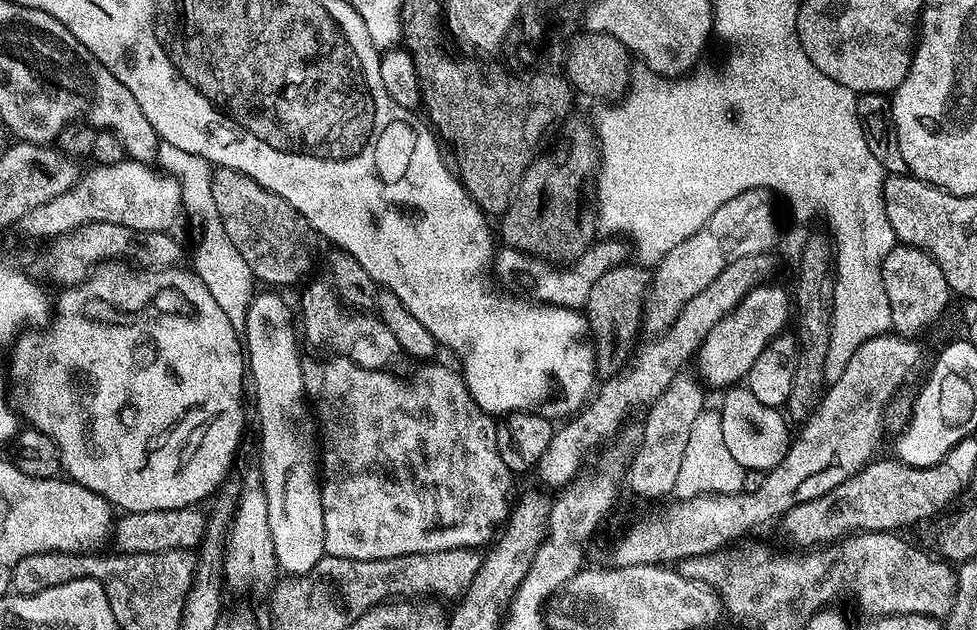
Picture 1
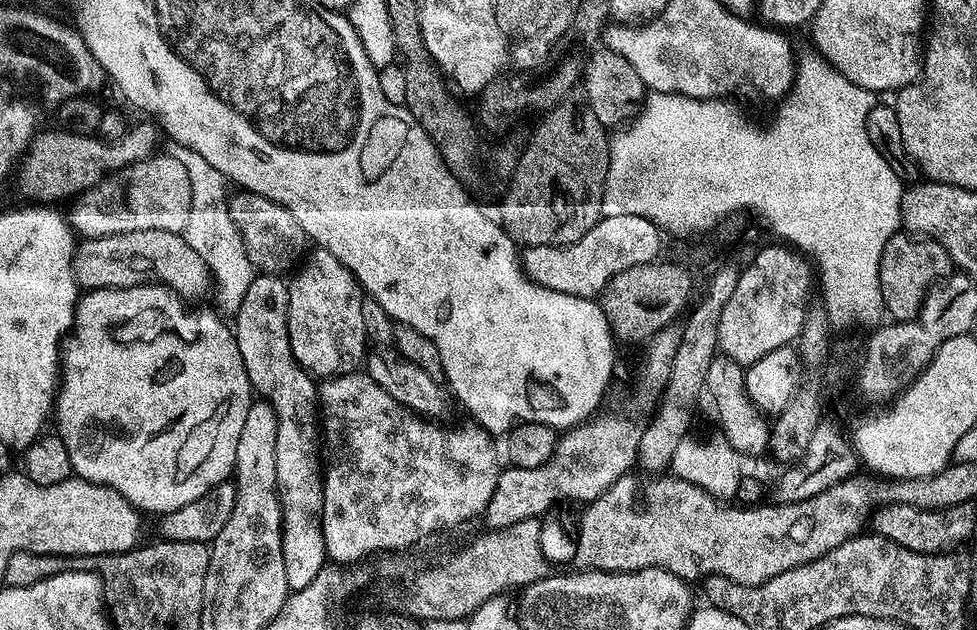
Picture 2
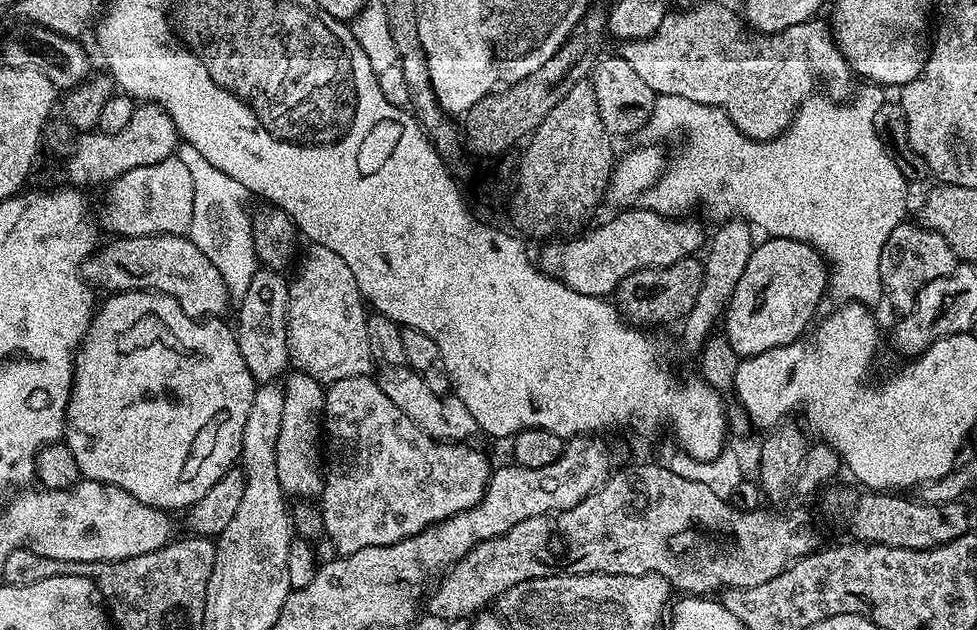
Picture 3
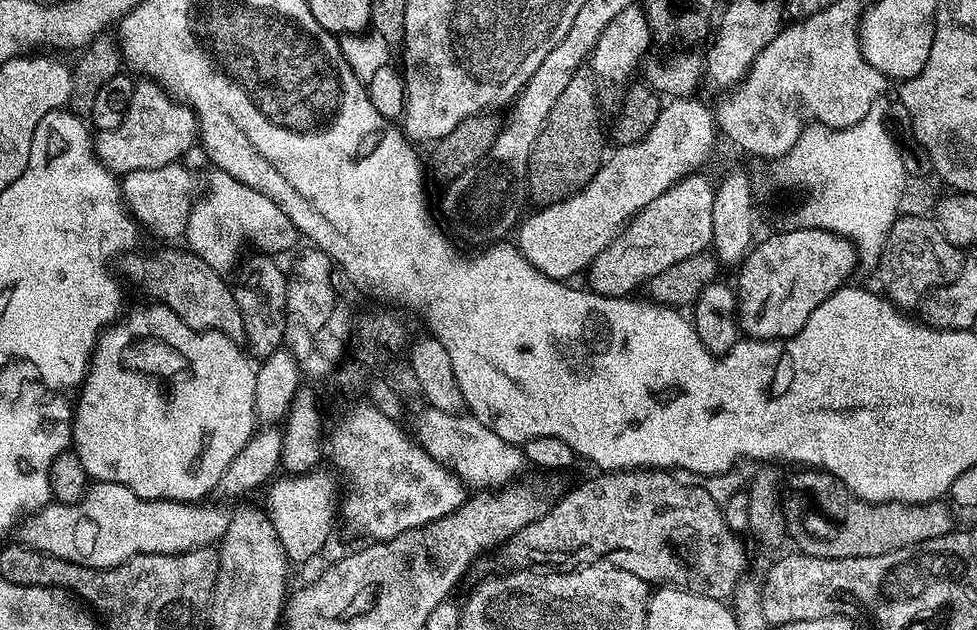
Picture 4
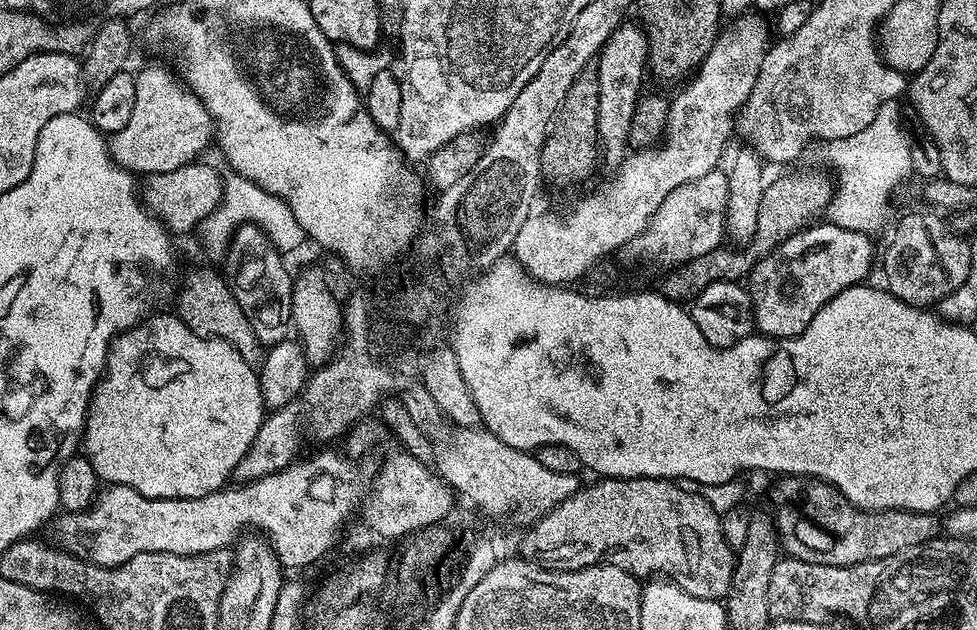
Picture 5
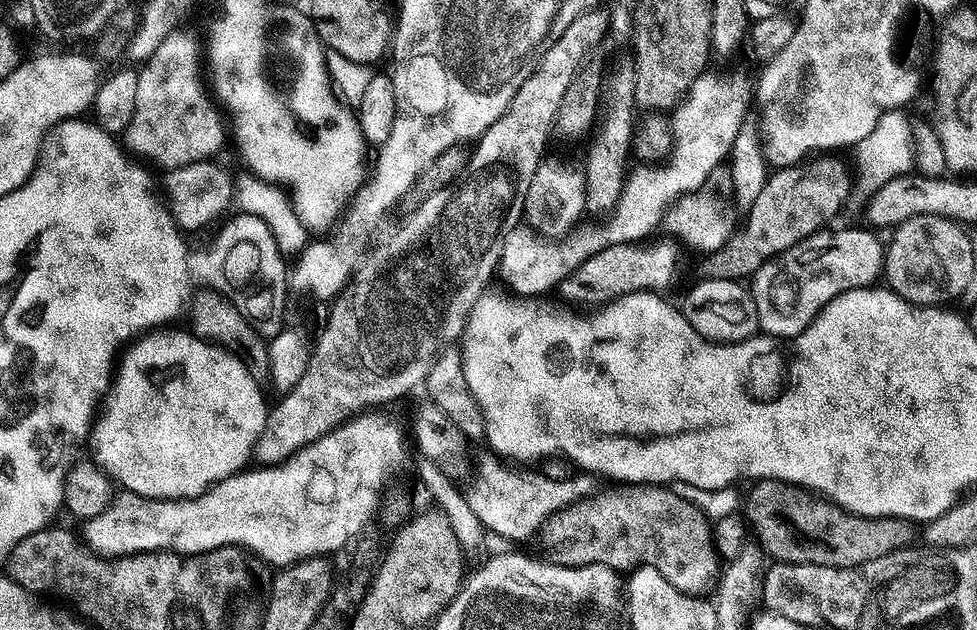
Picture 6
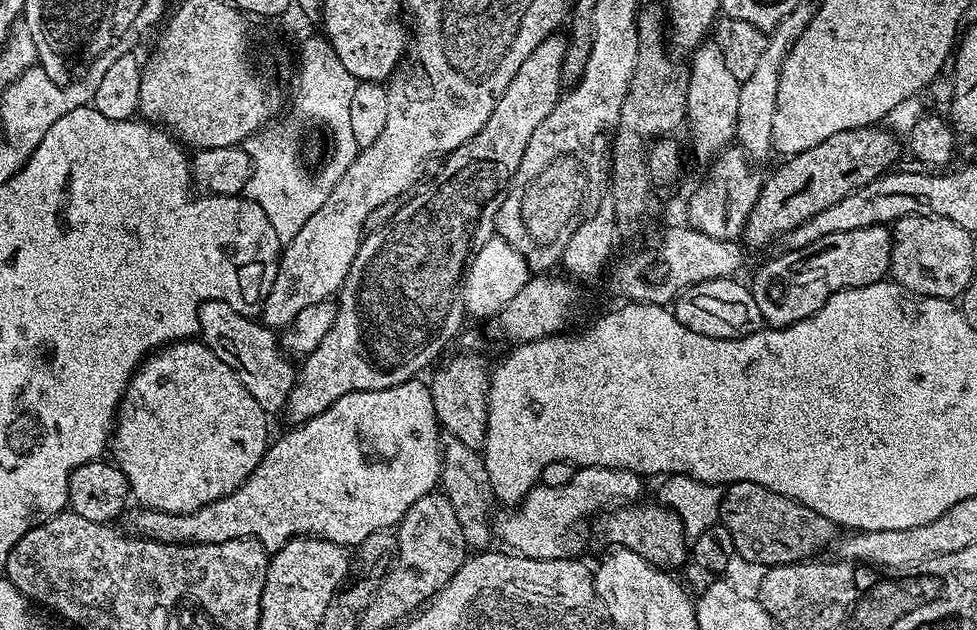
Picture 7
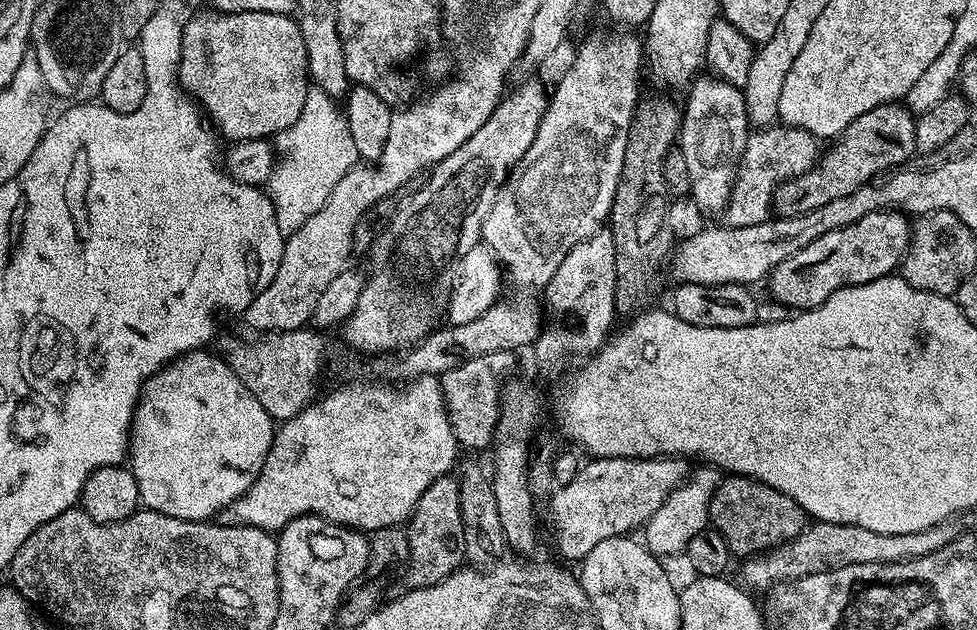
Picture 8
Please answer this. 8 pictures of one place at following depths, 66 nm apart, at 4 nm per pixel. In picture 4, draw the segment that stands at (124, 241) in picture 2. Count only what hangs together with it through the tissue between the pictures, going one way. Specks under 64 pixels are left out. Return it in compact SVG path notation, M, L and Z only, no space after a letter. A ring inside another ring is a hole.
M160 246L157 252L140 252L141 250L129 250L119 257L118 264L124 271L124 276L132 284L140 284L140 288L144 292L149 292L153 301L165 304L170 310L174 310L174 314L178 314L178 318L182 318L182 322L186 322L186 326L190 326L195 332L221 332L226 334L226 338L237 342L243 341L243 314L239 309L236 301L236 293L233 286L227 284L225 277L216 272L210 266L198 257L187 247L172 248L176 246Z

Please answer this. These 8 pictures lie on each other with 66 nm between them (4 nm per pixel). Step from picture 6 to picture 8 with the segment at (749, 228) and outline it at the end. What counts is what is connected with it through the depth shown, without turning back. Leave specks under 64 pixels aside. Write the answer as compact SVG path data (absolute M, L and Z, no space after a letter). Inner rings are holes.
M903 103L880 104L862 114L862 118L854 118L854 122L850 122L850 126L835 137L833 144L836 144L833 148L823 149L815 168L777 186L772 199L777 217L801 216L810 210L818 210L818 206L826 206L826 202L835 202L838 198L846 198L846 194L854 194L854 190L873 183L889 170L907 165L904 163L917 155L916 116Z

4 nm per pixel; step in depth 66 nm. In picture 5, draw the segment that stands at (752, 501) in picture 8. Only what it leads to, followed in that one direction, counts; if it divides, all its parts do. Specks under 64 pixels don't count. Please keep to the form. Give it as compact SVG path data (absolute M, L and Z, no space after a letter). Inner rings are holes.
M784 476L777 480L780 481L768 492L772 499L770 517L785 557L822 566L846 566L848 569L872 566L899 552L919 548L937 535L938 520L931 512L903 512L897 508L883 508L881 512L874 512L854 506L836 488L823 484L821 480L798 476Z

